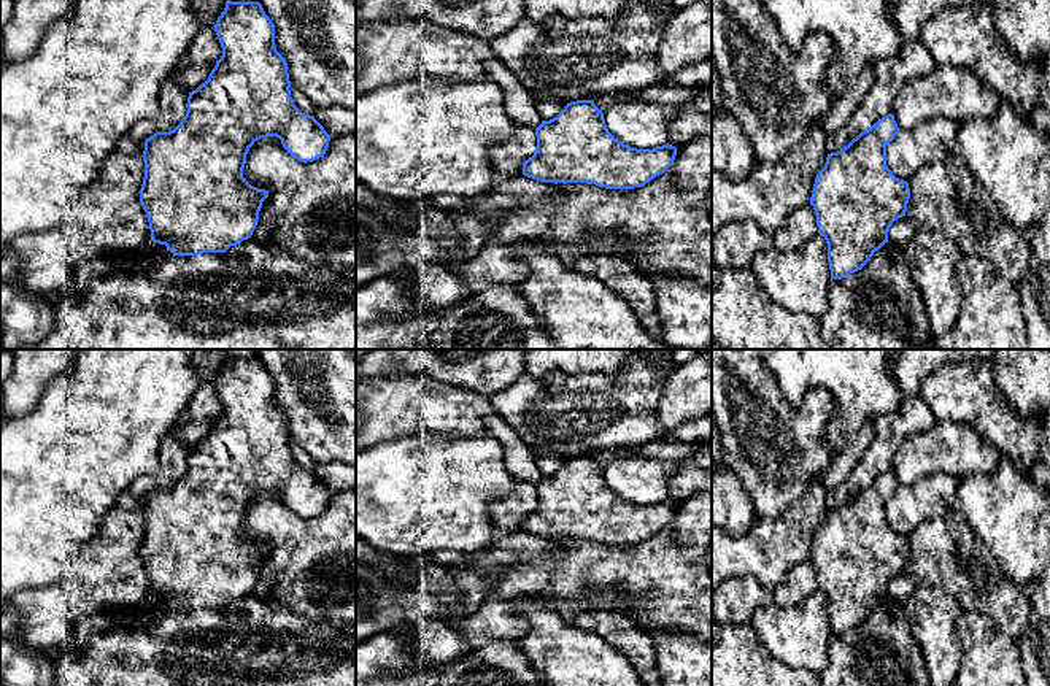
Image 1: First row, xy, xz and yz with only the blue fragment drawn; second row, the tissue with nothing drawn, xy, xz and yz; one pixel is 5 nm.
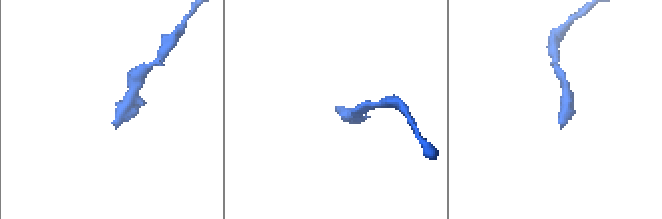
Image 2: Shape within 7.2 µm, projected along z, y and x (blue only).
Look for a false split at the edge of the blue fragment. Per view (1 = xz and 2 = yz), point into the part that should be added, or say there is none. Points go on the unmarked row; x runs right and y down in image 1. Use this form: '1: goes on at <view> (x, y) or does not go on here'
1: does not go on here
2: does not go on here

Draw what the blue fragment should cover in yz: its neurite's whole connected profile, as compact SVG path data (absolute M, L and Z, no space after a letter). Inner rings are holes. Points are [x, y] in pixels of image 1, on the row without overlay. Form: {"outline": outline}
{"outline": "M894 470L878 475L843 505L831 508L818 527L810 553L818 589L828 599L831 637L861 626L885 599L894 576L905 572L909 538L896 534L886 521L886 500L899 489Z"}

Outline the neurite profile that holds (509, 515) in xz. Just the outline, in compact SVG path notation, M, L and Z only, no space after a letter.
M521 481L516 484L513 497L497 505L494 521L505 534L521 532L523 519L534 511L535 503L535 486Z

